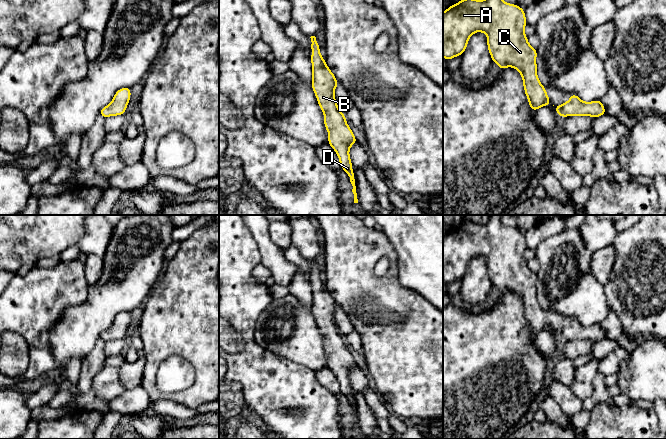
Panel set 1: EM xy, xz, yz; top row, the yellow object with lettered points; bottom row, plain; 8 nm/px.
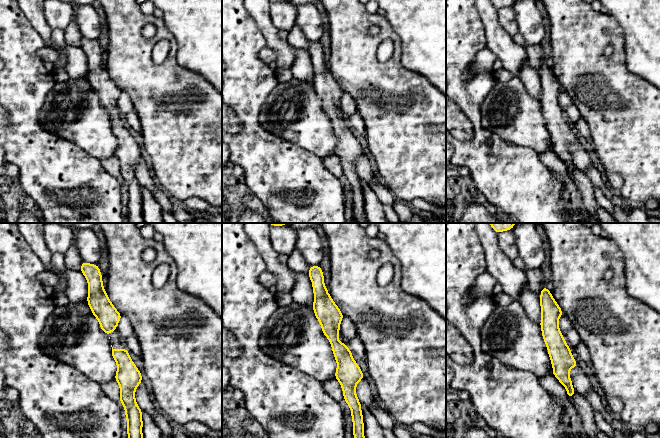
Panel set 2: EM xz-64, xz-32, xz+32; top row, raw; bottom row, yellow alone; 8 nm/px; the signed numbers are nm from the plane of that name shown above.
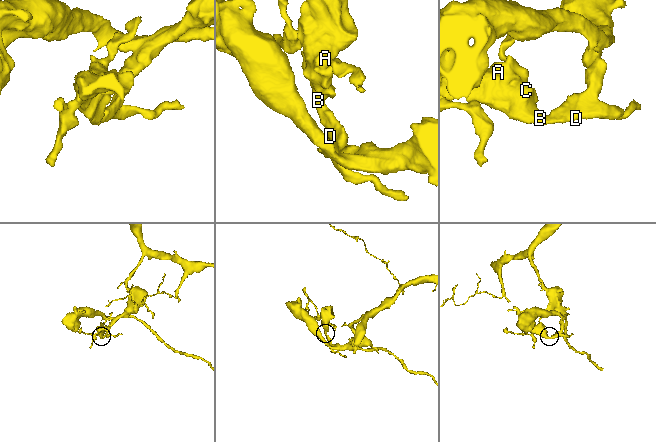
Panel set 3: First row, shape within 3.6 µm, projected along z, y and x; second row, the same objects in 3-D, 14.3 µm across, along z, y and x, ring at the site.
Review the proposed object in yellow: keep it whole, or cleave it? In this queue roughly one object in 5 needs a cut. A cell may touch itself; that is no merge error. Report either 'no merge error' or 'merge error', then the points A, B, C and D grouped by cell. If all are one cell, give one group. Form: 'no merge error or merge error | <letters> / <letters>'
no merge error | A B C D

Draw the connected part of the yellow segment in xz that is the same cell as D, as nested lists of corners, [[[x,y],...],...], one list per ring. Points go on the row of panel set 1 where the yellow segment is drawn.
[[[311,36],[311,87],[317,102],[324,113],[324,125],[329,133],[328,144],[337,153],[341,168],[347,173],[353,186],[354,203],[358,203],[354,173],[349,155],[350,147],[358,143],[354,133],[346,122],[346,116],[339,110],[335,100],[335,88],[339,85],[336,77],[320,55],[320,47],[315,36]]]

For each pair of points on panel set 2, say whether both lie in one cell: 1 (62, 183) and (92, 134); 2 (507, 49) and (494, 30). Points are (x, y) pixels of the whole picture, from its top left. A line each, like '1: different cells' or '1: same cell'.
1: different cells
2: same cell

